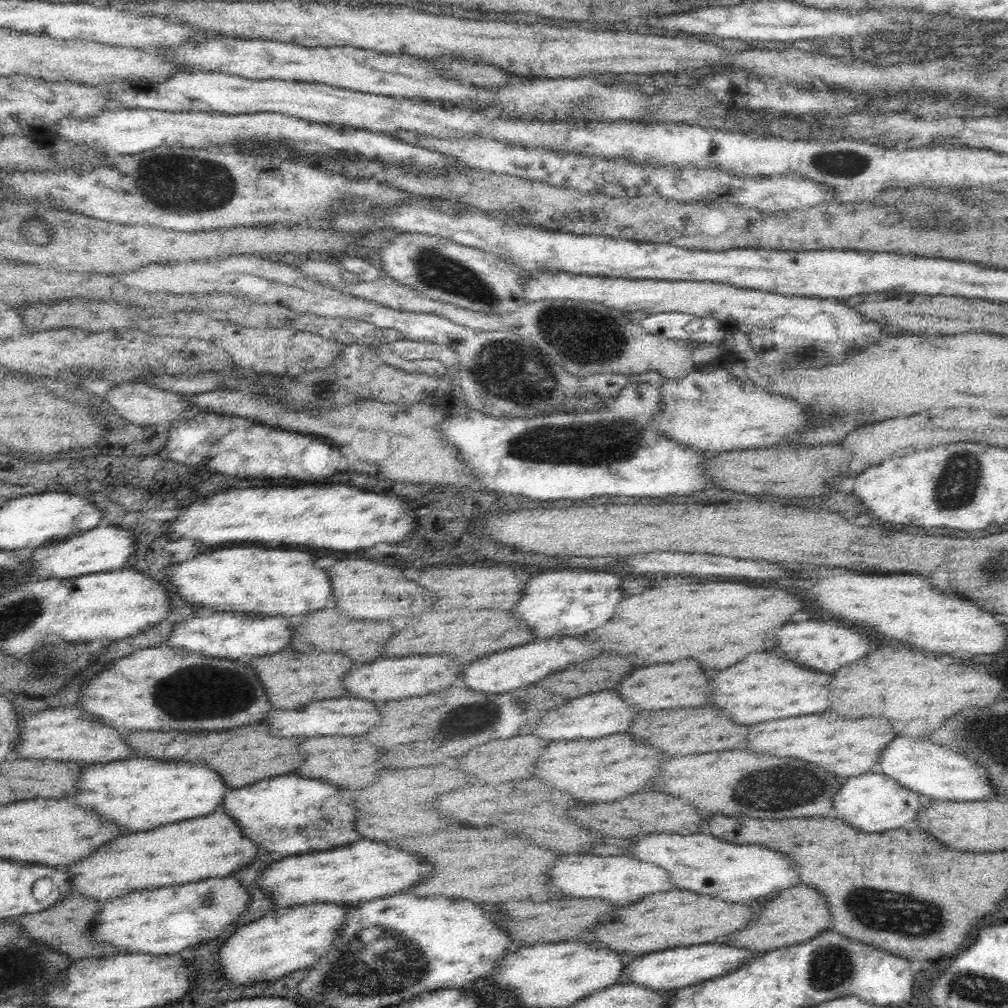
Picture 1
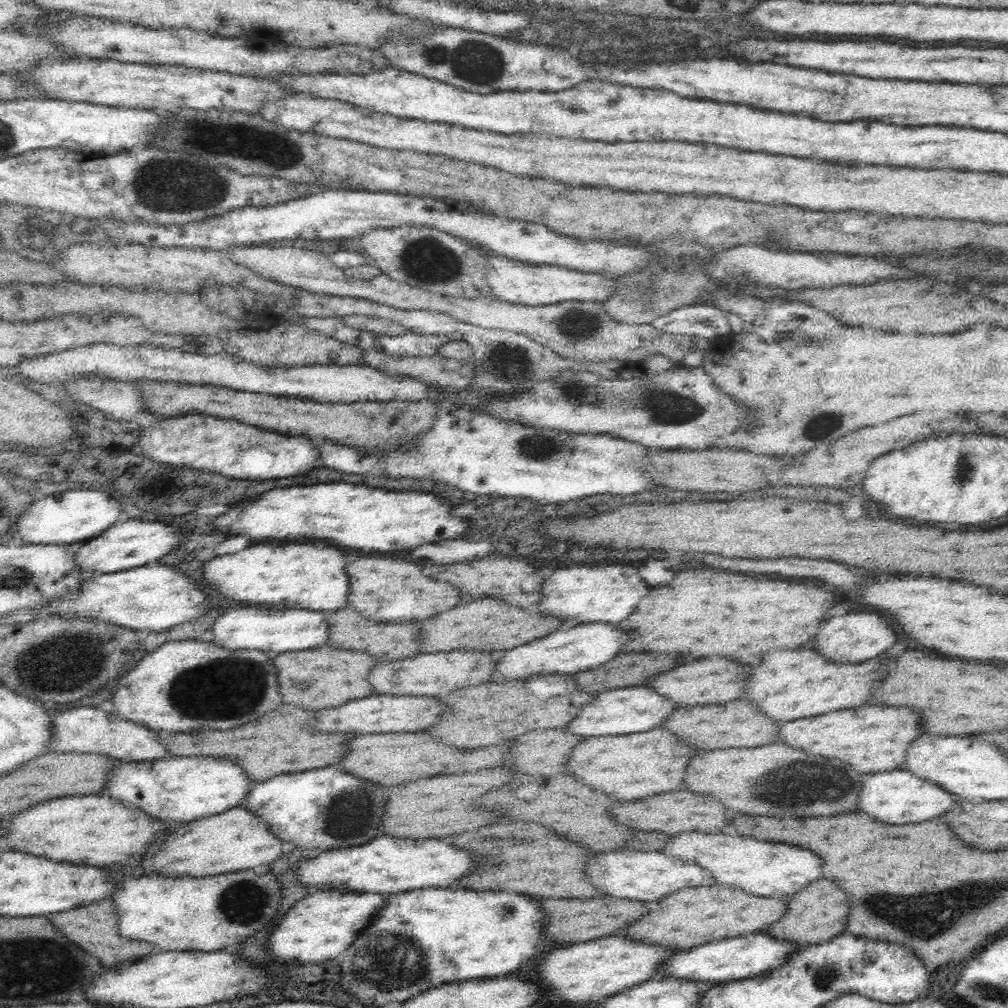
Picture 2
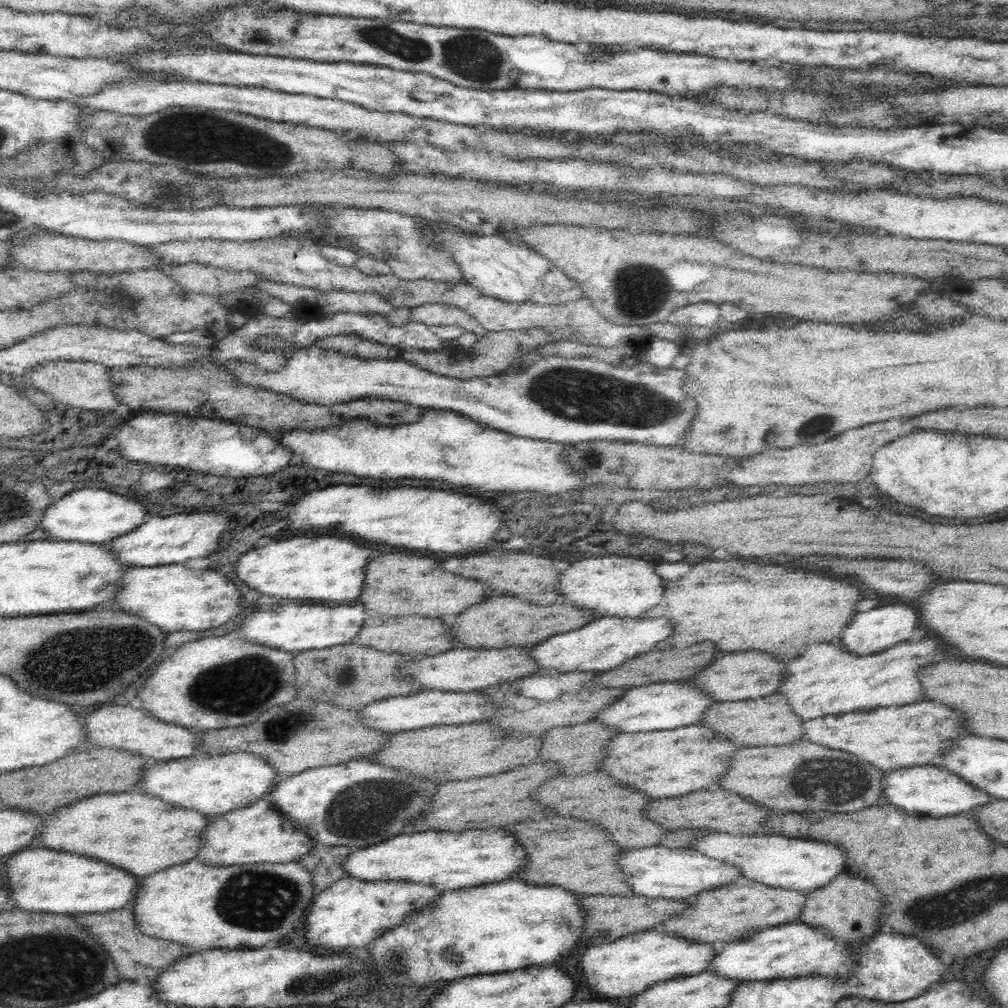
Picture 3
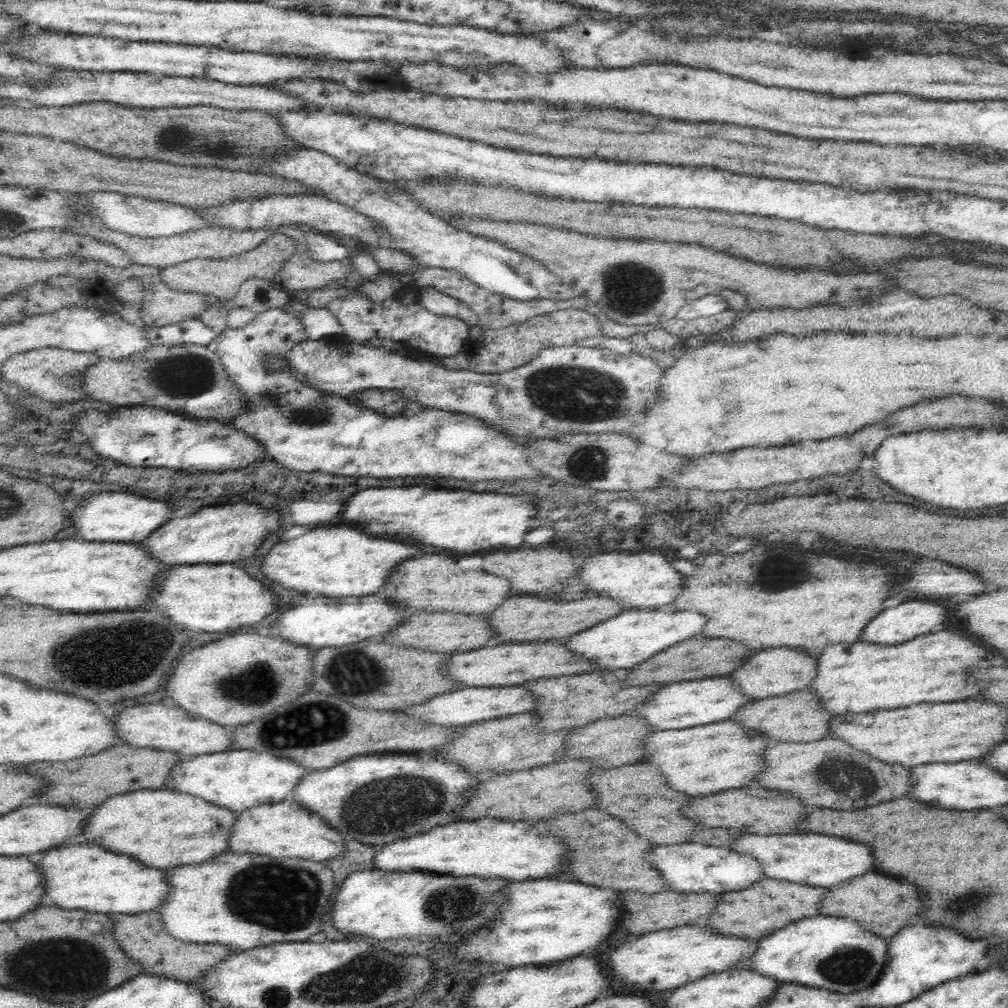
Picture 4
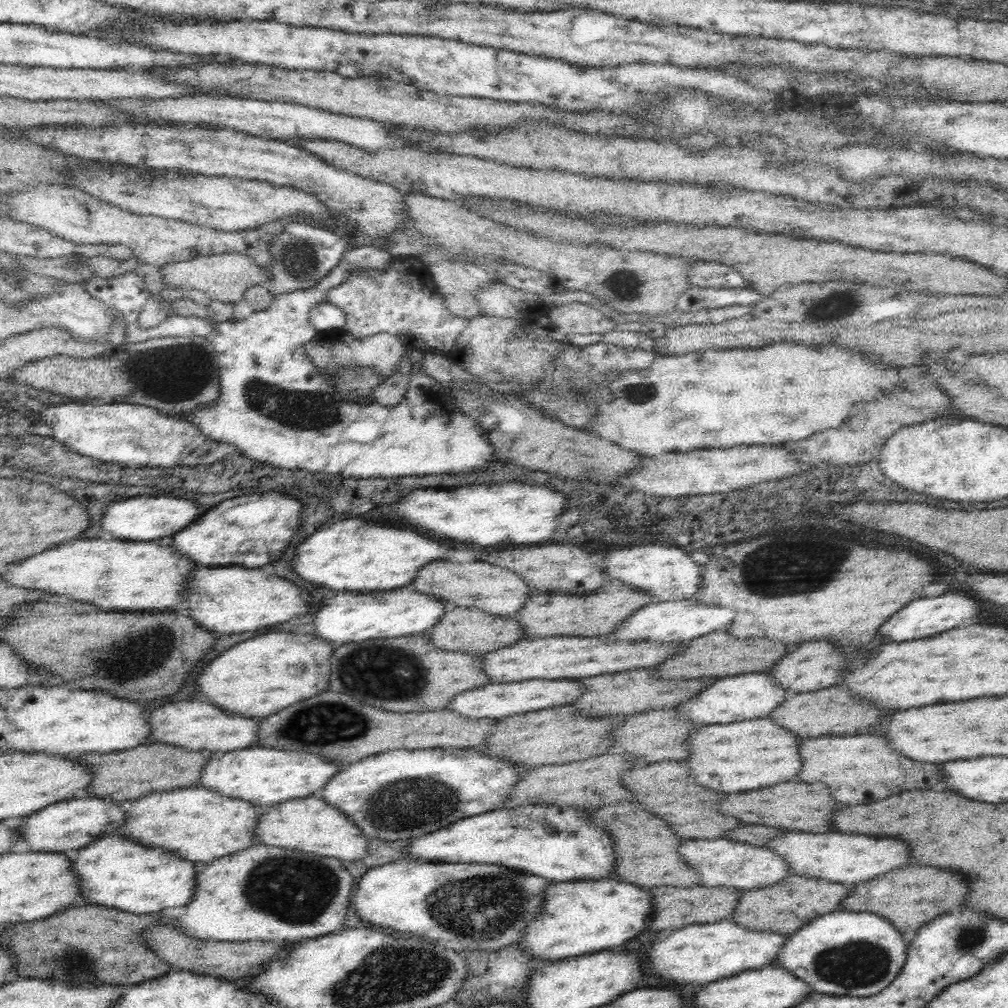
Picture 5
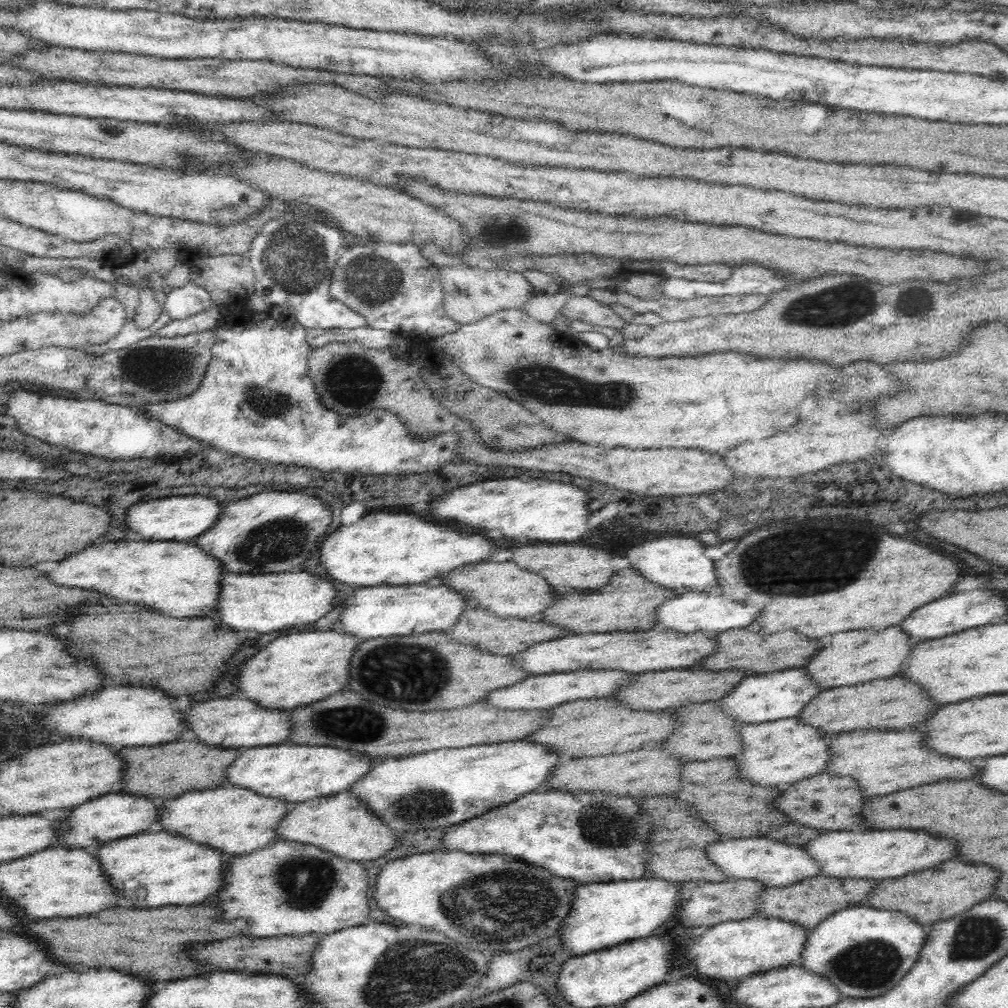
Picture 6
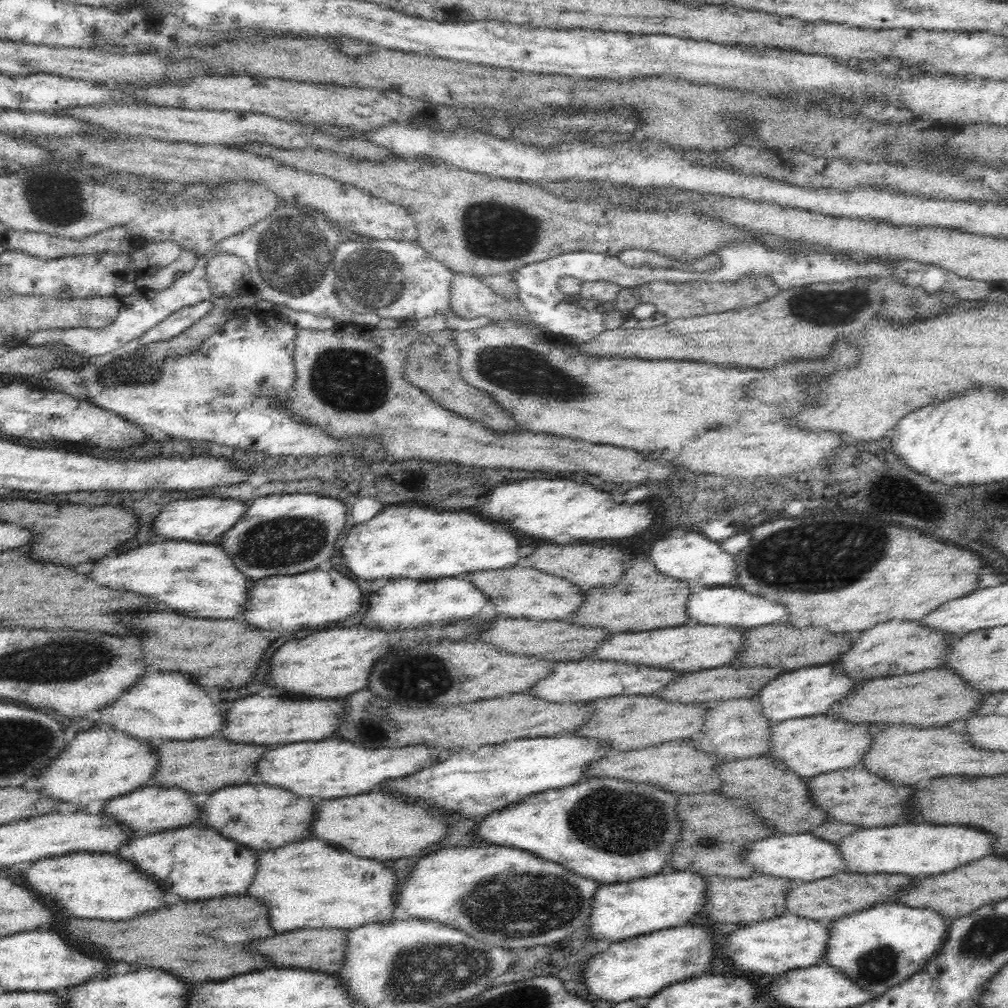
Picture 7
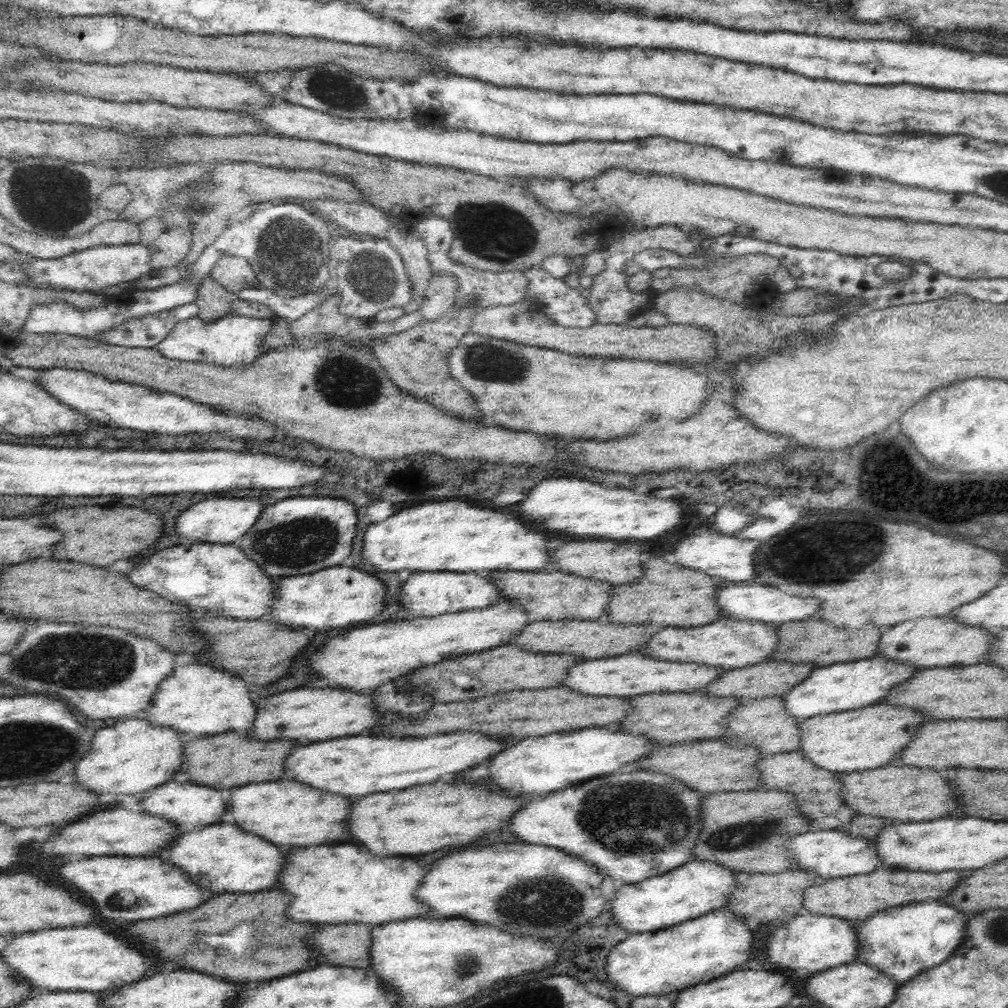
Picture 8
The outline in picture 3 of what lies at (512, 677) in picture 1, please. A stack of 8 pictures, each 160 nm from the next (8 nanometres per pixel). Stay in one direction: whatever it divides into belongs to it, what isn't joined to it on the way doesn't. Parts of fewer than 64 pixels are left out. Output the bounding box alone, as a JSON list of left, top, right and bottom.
[526,618,674,673]

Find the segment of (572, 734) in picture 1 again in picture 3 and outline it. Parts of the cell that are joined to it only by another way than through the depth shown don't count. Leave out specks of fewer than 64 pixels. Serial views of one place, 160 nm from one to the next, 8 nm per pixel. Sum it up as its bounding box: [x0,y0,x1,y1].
[593,682,712,732]

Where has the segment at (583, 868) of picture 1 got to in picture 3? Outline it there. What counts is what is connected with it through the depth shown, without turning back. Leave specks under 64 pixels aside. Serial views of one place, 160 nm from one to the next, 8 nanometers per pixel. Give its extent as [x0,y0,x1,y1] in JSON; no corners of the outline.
[618,847,741,900]

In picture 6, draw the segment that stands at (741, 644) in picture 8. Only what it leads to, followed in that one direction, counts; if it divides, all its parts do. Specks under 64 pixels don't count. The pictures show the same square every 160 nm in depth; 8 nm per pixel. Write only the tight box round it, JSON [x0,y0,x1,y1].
[510,632,716,676]

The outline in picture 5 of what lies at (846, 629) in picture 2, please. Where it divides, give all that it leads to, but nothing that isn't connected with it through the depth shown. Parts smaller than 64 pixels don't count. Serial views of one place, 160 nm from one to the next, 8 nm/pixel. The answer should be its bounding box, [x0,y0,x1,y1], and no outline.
[875,594,980,644]

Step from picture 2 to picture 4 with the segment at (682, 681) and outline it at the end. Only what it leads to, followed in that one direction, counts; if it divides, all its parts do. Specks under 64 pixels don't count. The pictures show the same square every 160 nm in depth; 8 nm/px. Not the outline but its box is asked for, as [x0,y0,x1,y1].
[732,648,816,700]

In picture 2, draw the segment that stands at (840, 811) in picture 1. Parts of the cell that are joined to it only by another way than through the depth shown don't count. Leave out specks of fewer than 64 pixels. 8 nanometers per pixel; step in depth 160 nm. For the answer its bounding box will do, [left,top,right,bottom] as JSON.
[858,769,954,825]

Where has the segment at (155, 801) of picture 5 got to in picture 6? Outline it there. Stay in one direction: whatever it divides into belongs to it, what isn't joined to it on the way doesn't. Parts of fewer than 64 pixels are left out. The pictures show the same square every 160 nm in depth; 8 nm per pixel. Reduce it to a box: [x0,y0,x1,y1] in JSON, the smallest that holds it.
[156,784,289,858]

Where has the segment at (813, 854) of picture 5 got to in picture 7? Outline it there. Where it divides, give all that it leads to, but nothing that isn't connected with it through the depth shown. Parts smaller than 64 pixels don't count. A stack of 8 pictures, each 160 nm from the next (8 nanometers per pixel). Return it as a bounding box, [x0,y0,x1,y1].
[834,822,994,874]

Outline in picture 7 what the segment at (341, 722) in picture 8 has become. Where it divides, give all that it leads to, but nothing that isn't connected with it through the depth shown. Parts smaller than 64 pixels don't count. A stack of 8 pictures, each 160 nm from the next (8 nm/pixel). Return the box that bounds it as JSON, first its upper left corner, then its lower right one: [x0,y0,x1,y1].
[222,696,344,744]

